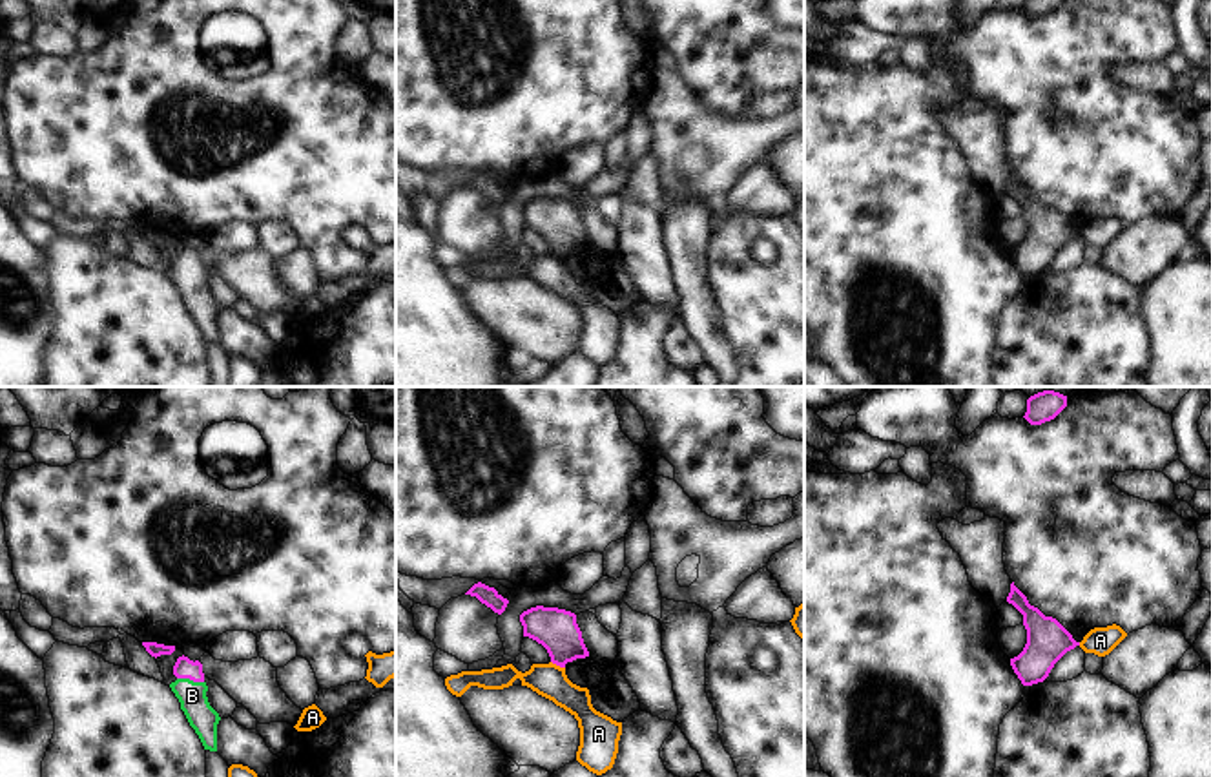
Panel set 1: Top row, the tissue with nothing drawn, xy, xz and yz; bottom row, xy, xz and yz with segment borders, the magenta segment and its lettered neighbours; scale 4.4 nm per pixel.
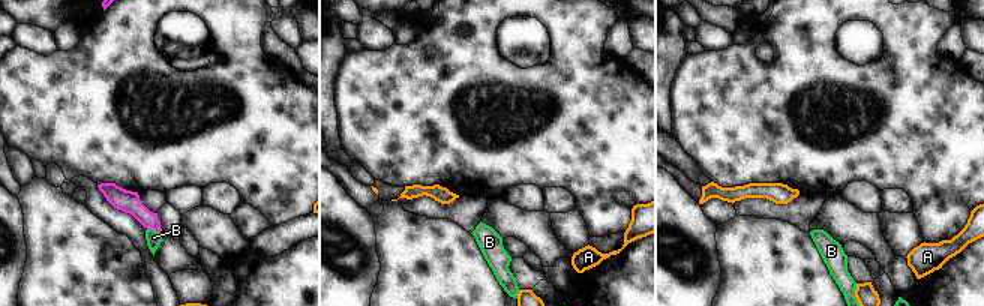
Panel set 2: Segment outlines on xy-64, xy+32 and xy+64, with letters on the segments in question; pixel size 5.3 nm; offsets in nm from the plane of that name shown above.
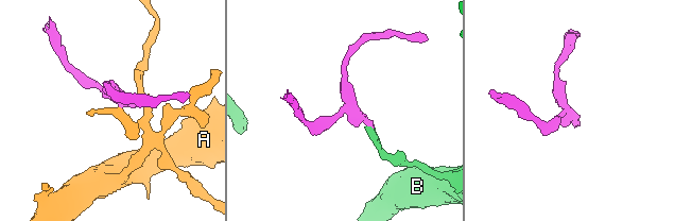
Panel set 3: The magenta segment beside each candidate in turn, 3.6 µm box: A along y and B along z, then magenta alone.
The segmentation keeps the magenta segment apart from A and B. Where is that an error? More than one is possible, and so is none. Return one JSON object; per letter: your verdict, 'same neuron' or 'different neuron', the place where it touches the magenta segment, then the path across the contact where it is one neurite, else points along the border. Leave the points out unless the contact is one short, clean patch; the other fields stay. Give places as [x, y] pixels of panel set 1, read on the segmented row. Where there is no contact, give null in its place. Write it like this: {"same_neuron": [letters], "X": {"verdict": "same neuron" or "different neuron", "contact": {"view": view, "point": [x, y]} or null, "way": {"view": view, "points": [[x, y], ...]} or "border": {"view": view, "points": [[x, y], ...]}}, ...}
{"same_neuron": ["B"], "A": {"verdict": "different neuron", "contact": {"view": "xz", "point": [558, 664]}, "border": {"view": "xz", "points": [[551, 661], [564, 668]]}}, "B": {"verdict": "same neuron", "contact": {"view": "xy", "point": [190, 679]}, "way": {"view": "xy", "points": [[185, 668], [190, 679], [192, 695]]}}}

